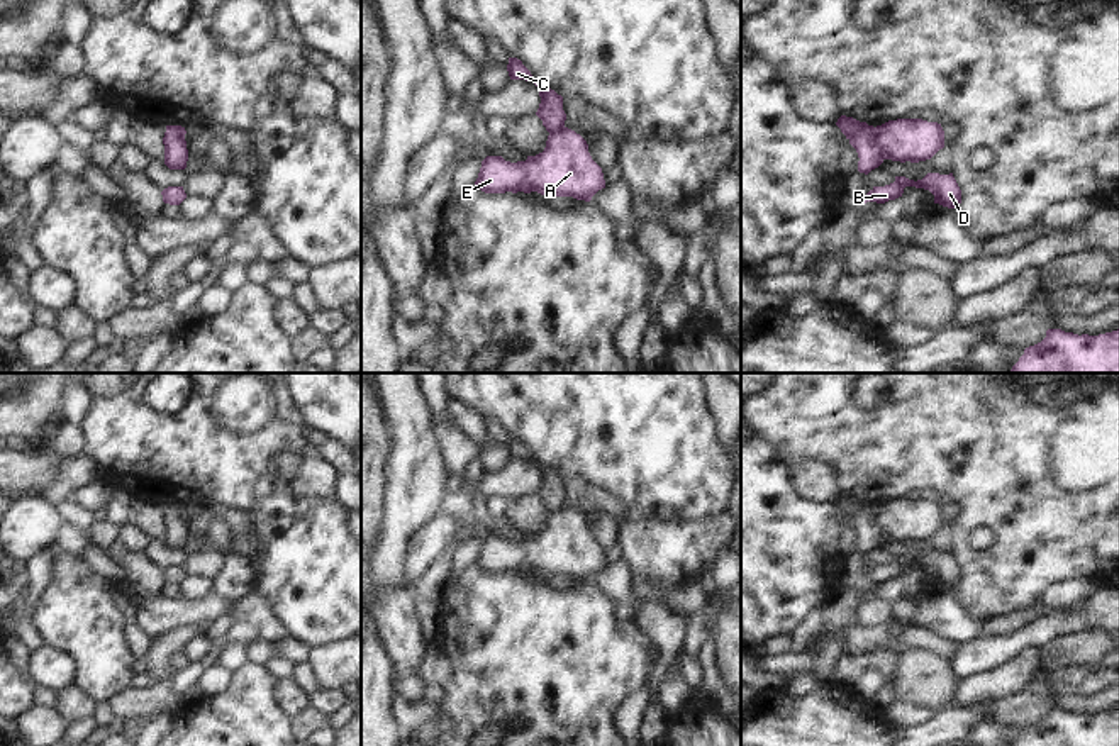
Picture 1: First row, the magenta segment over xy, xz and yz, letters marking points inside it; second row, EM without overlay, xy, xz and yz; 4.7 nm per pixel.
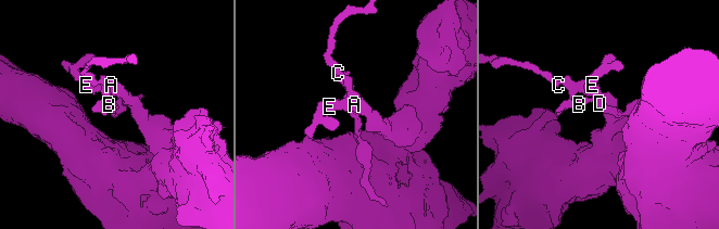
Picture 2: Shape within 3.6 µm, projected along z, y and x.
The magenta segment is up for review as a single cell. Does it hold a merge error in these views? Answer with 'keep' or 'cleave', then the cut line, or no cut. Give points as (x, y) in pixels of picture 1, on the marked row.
cleave; cut in yz along (874, 128), (874, 138), (885, 158)

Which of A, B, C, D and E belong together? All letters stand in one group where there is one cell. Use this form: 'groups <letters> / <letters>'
groups A E / B C D

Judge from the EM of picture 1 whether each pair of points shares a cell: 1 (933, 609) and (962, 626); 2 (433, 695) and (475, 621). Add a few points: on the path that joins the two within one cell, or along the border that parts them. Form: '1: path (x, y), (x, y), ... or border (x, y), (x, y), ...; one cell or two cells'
1: path (940, 616), (955, 624); one cell
2: border (443, 689), (443, 697), (436, 704); two cells

